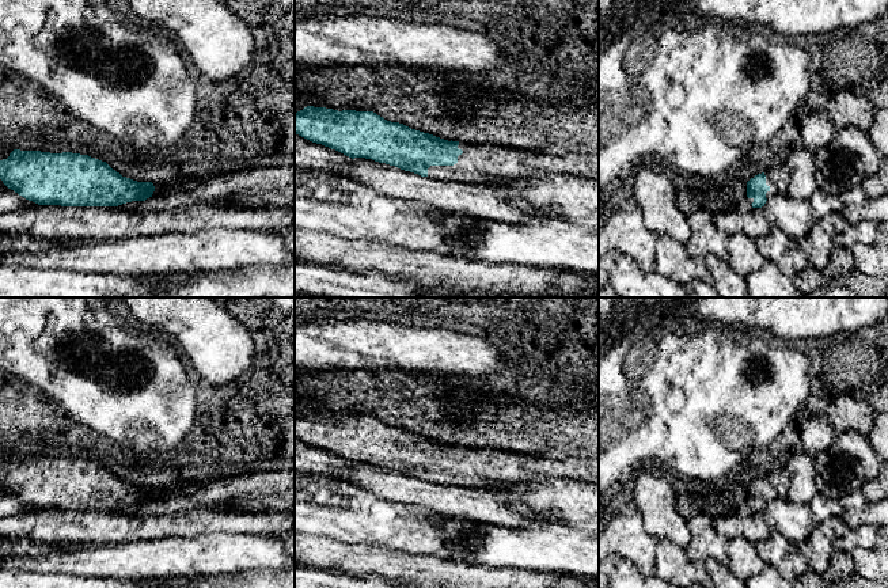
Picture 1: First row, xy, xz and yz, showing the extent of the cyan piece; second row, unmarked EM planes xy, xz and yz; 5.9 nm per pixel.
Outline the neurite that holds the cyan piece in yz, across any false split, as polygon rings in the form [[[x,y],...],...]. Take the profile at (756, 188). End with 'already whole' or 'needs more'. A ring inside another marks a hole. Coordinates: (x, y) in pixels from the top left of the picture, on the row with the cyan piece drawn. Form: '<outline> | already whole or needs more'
[[[786,166],[770,168],[747,182],[747,197],[752,208],[764,206],[766,201],[777,194],[788,194],[790,172]]] | needs more

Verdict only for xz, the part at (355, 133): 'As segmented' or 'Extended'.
Extended

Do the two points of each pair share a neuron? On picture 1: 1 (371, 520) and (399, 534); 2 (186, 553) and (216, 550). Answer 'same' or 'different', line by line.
1: same
2: same

